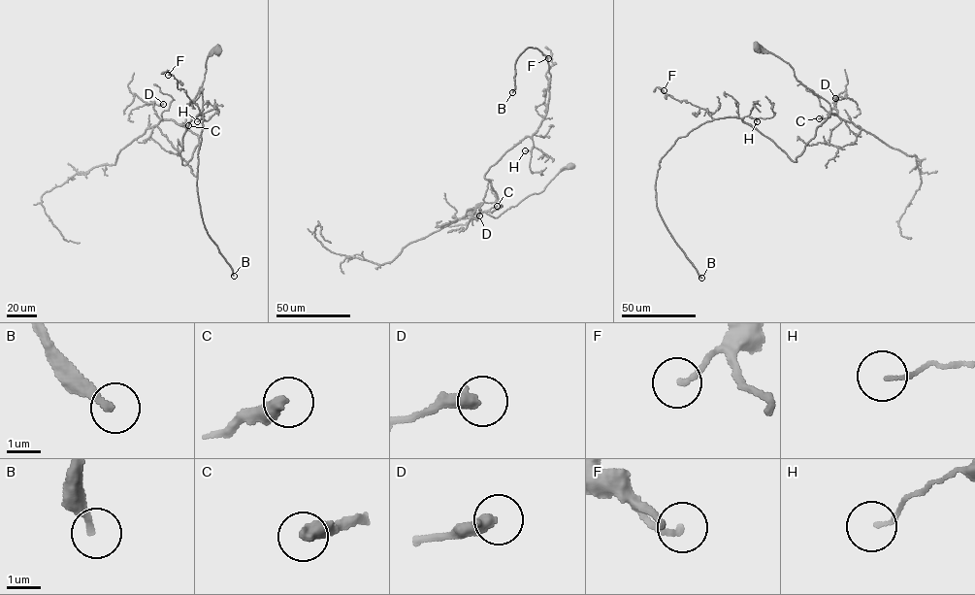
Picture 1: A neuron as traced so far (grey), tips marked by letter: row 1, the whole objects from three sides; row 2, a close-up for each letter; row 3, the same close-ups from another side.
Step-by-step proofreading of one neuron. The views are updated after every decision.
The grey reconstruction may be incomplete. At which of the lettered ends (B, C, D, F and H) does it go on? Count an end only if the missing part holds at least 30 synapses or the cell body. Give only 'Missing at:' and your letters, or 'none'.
Missing at: B, C

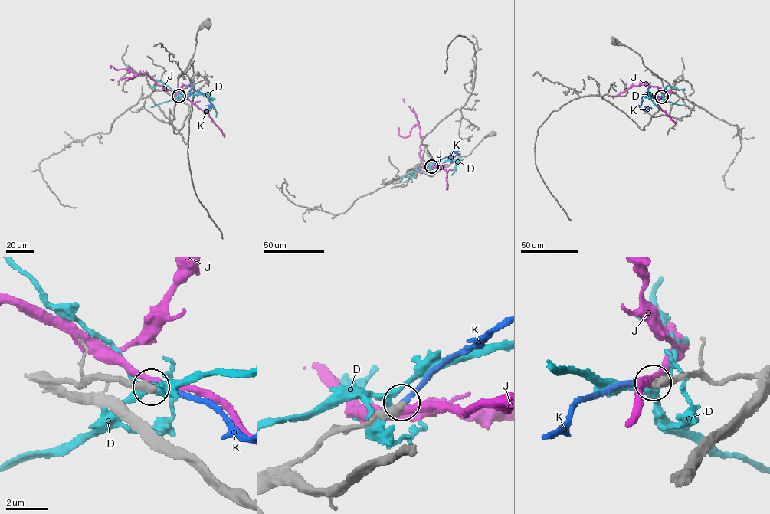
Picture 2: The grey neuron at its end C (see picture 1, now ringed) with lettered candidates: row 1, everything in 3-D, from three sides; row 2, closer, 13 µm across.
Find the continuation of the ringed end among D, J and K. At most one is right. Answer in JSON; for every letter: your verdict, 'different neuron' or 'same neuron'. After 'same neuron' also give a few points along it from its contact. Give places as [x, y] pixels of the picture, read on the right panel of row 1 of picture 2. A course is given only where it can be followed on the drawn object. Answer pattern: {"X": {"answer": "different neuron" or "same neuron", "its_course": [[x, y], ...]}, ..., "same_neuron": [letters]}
{"D": {"answer": "different neuron"}, "J": {"answer": "different neuron"}, "K": {"answer": "same neuron", "its_course": [[661, 96], [654, 99], [645, 93], [642, 96], [640, 109], [649, 108], [643, 106]]}, "same_neuron": ["K"]}

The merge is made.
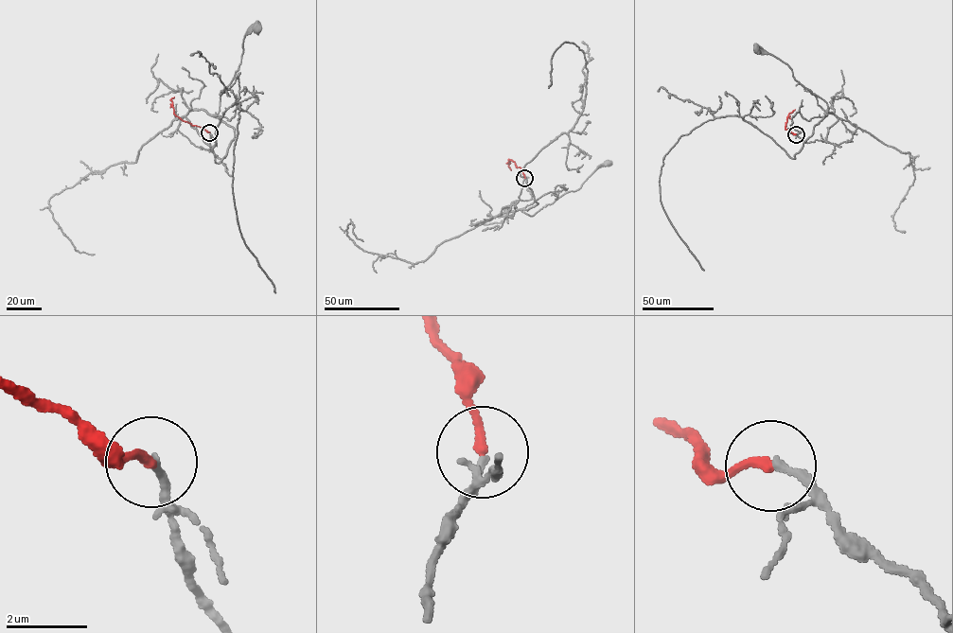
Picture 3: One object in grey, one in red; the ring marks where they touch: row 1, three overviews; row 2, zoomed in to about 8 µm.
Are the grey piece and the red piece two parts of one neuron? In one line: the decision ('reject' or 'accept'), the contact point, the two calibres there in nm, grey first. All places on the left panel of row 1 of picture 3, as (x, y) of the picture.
accept; place (209, 132); calibres 190 and 240 nm

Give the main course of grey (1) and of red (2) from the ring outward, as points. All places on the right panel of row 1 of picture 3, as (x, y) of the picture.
1: (796, 134), (807, 142), (825, 141), (838, 119), (826, 116), (826, 102), (795, 79), (788, 65), (757, 48)
2: (796, 134), (785, 126), (788, 114), (795, 109)

